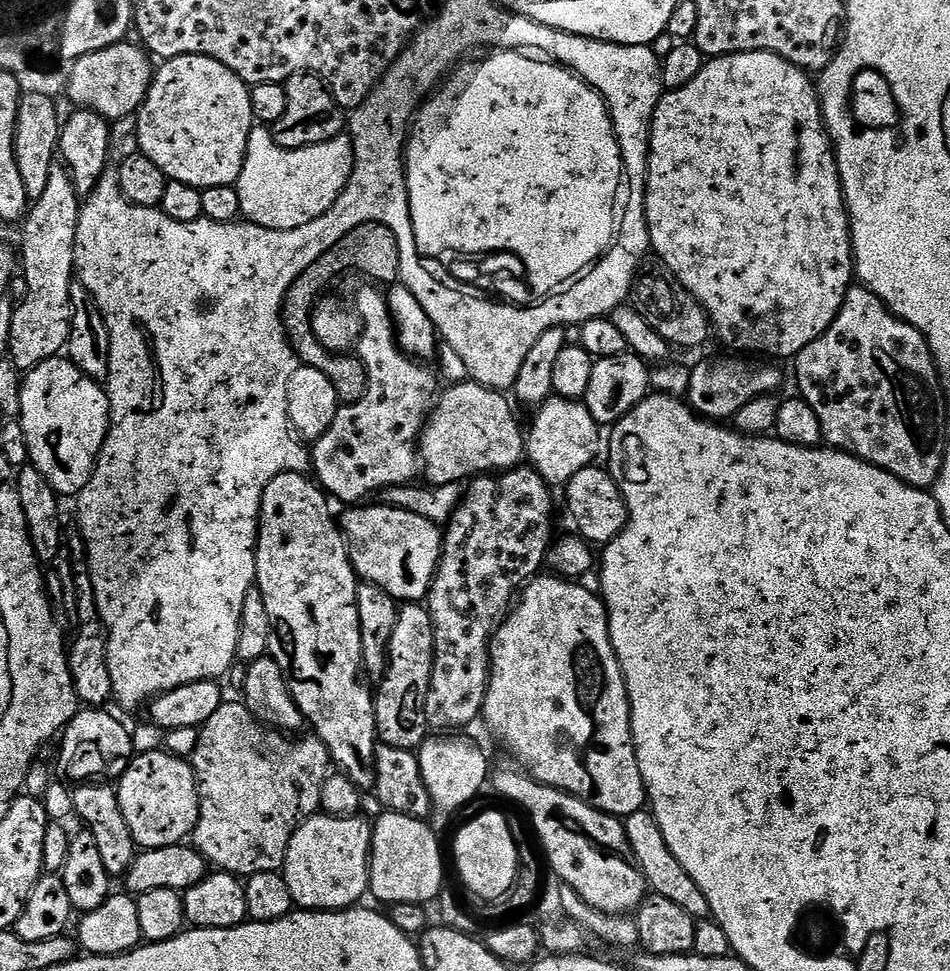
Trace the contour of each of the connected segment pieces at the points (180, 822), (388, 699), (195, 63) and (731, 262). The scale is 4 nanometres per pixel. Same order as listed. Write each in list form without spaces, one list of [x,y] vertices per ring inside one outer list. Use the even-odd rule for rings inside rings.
[[[167,750],[140,754],[127,765],[118,785],[122,814],[133,838],[144,850],[185,843],[200,817],[200,795],[191,763]]]
[[[408,602],[397,611],[394,634],[390,634],[388,667],[374,692],[376,702],[376,734],[386,748],[416,750],[430,736],[426,722],[426,694],[430,690],[430,674],[434,668],[434,626],[427,607]]]
[[[179,56],[163,61],[155,69],[138,119],[134,124],[134,137],[140,143],[137,144],[139,151],[150,158],[158,170],[166,173],[169,180],[186,182],[201,190],[219,184],[237,183],[246,158],[246,142],[254,127],[252,94],[249,85],[239,80],[222,62],[209,56]]]
[[[743,52],[733,56],[718,56],[709,59],[705,63],[704,69],[694,78],[694,82],[686,82],[686,86],[673,88],[665,91],[661,96],[656,113],[652,119],[652,137],[650,138],[650,158],[648,159],[648,185],[646,186],[646,222],[648,223],[648,233],[652,243],[651,251],[657,252],[659,263],[664,264],[682,282],[682,286],[694,299],[704,307],[708,313],[711,331],[728,348],[737,348],[735,350],[740,354],[752,354],[748,352],[757,352],[755,354],[760,358],[772,358],[768,356],[788,356],[794,358],[803,348],[810,346],[821,334],[825,332],[834,322],[834,318],[840,312],[840,307],[844,304],[844,299],[849,288],[854,284],[854,261],[852,259],[852,231],[848,225],[848,209],[844,207],[844,191],[840,185],[840,175],[836,165],[836,153],[832,147],[832,141],[828,139],[828,133],[824,127],[824,113],[820,110],[820,93],[813,77],[804,69],[794,66],[789,60],[784,60],[780,56],[775,56],[772,52]]]

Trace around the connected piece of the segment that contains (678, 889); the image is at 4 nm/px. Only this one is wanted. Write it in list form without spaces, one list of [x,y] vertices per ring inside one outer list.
[[[641,810],[627,817],[623,821],[624,833],[628,839],[628,845],[632,851],[632,859],[640,873],[644,876],[645,885],[655,895],[662,898],[670,898],[670,902],[675,902],[677,906],[682,906],[686,914],[690,914],[693,920],[698,921],[705,919],[709,915],[708,903],[698,890],[698,886],[686,874],[682,862],[670,854],[670,846],[666,846],[666,838],[662,838],[662,830],[658,822],[647,811]]]

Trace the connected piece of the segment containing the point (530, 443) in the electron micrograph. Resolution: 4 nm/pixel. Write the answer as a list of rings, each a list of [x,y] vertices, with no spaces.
[[[557,396],[549,397],[549,400],[544,405],[541,405],[541,408],[539,409],[539,412],[536,414],[538,415],[535,420],[534,424],[531,428],[531,430],[528,430],[527,436],[526,436],[526,458],[529,462],[529,465],[535,469],[537,473],[539,473],[541,479],[545,481],[546,484],[550,486],[563,486],[567,484],[568,480],[574,476],[579,470],[582,470],[584,468],[589,467],[595,460],[593,460],[598,452],[598,444],[602,442],[602,436],[600,440],[600,426],[598,423],[596,423],[596,420],[593,418],[593,416],[590,414],[589,410],[585,405],[583,404],[583,401],[577,401],[577,400],[568,400],[568,399],[562,399]]]

